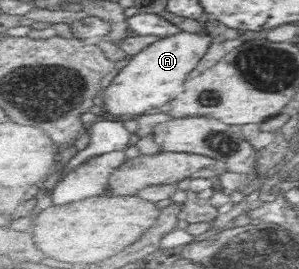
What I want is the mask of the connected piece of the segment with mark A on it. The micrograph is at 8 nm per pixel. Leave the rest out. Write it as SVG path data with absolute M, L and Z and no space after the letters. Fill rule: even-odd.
M180 32L171 37L158 39L138 54L130 56L127 64L110 82L110 86L98 94L104 100L103 106L106 110L102 116L122 121L136 119L154 108L165 107L167 102L180 94L184 82L189 79L189 74L195 69L198 60L206 54L208 46L208 36Z

